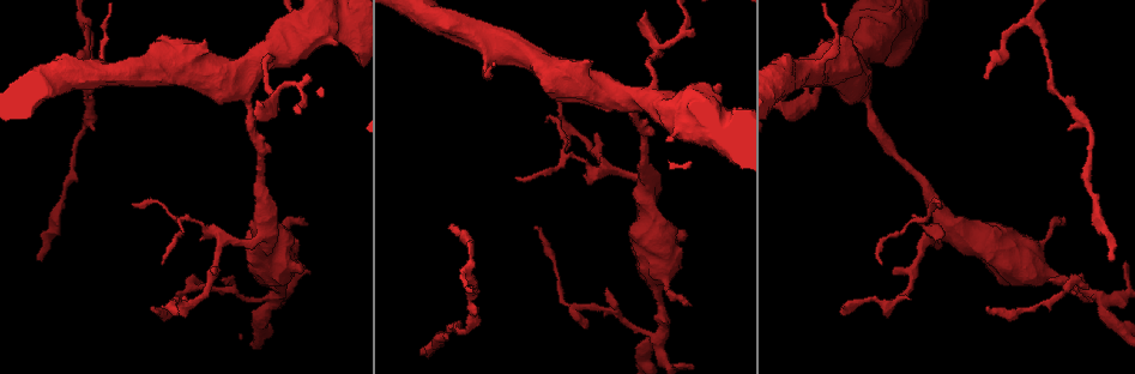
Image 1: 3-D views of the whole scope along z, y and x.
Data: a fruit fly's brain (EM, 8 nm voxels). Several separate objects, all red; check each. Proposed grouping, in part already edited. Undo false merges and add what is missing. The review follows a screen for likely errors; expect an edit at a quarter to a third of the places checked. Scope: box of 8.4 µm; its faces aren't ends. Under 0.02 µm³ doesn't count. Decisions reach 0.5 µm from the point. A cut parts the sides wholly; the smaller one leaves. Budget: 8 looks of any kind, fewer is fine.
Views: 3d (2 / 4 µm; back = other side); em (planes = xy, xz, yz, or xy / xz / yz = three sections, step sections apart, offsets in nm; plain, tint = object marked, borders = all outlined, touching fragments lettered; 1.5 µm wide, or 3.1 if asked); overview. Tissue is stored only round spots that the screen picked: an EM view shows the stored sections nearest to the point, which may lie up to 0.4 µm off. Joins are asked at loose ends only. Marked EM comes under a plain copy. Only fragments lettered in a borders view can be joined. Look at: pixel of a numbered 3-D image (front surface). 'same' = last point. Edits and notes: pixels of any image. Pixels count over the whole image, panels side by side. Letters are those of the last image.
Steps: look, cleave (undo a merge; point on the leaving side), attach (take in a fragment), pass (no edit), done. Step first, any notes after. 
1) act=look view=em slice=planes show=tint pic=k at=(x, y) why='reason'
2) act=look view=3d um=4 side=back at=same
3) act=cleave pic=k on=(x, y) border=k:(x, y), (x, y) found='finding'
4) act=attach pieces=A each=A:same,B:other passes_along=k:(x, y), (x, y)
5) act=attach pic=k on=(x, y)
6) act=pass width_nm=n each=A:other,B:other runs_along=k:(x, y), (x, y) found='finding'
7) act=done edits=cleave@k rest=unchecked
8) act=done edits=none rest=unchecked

act=look view=3d um=4 pic=1 at=(244, 78) why='arms part here'

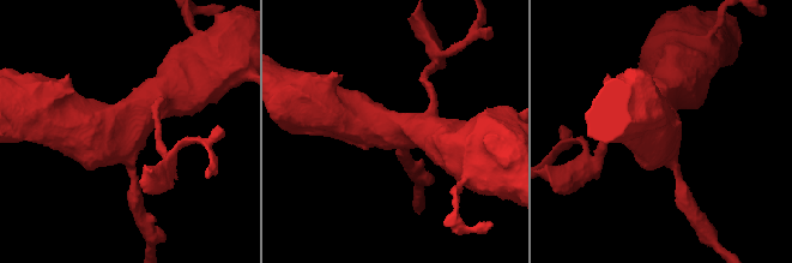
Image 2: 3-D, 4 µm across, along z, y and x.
act=look view=em slice=yz step=4 show=borders pic=2 at=(129, 131) arms=3 arm_widths_nm=160,500,700 why='need the tissue'

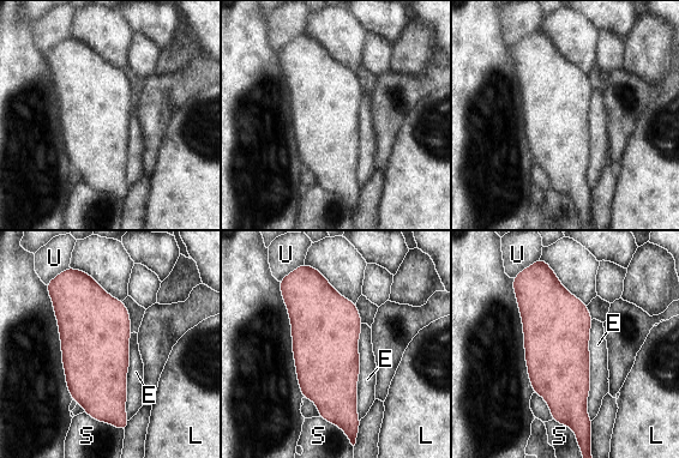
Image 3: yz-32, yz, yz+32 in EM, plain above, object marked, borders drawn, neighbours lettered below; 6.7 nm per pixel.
act=pass each=E:other,L:other,S:other,U:other found='one cell here'

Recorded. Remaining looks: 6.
act=look view=em slice=xy step=4 show=borders pic=1 at=(38, 258) why='an open end'

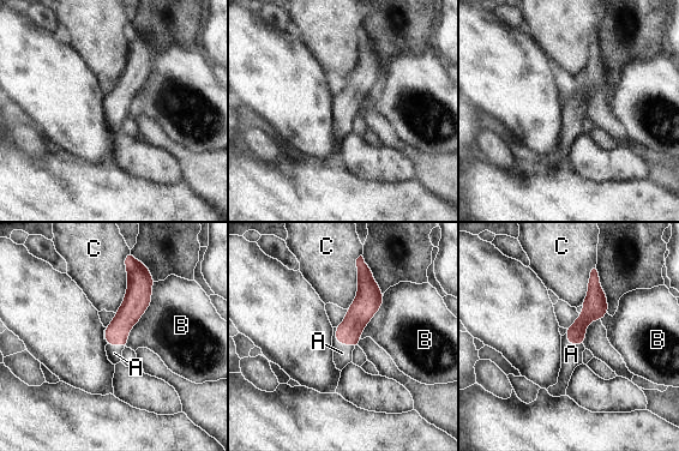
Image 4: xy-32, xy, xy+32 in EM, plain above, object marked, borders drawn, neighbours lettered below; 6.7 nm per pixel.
act=attach pieces=A each=A:same,B:other,C:other passes_along=4:(359, 314), (338, 343), (342, 353) found='it goes on there'

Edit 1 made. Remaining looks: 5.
act=look view=em slice=planes show=borders pic=1 at=(153, 308) why='thin end'

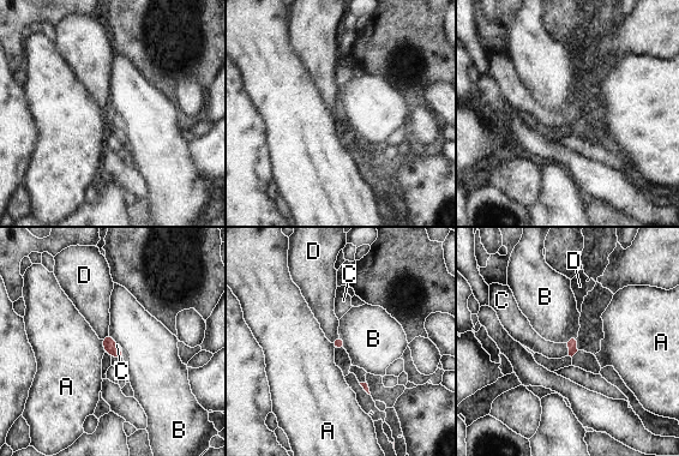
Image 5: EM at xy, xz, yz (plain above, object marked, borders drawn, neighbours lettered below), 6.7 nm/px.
act=attach pieces=C each=A:other,B:other,C:same,D:other passes_along=5:(572, 342), (568, 348), (532, 340) found='it goes on there'

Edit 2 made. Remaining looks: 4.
act=look view=overview

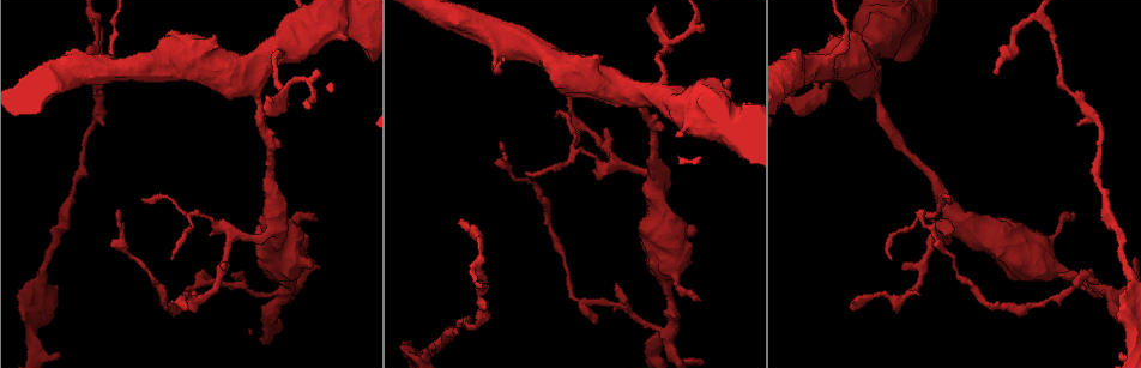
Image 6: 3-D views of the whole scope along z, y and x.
act=look view=em slice=planes show=borders pic=6 at=(595, 323) why='thin end'

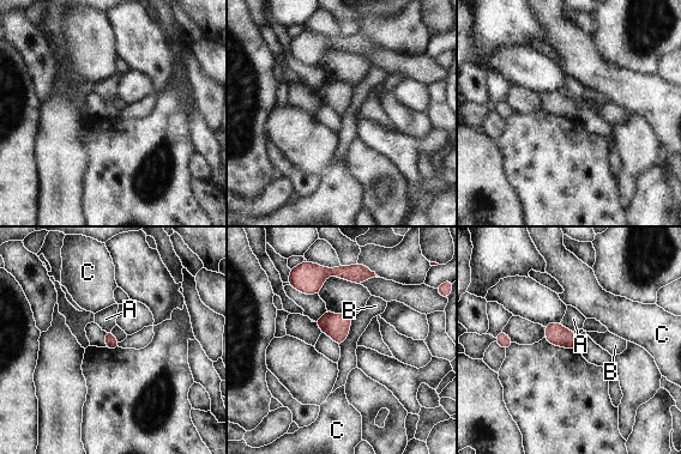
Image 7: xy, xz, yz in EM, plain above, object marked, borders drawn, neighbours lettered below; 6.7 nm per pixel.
act=pass width_nm=90 longest_contact=B:220nm each=A:other,B:other,C:other found='none of them fits'

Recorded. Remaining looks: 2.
act=done edits=attach@4,attach@5 rest=unchecked

